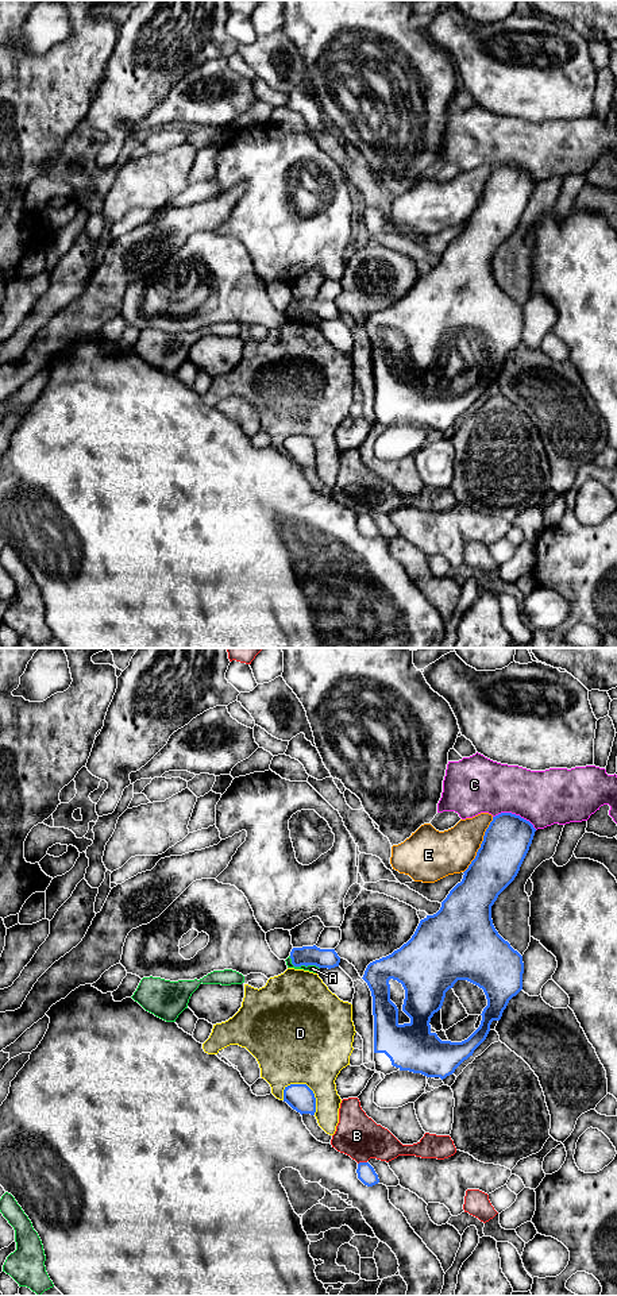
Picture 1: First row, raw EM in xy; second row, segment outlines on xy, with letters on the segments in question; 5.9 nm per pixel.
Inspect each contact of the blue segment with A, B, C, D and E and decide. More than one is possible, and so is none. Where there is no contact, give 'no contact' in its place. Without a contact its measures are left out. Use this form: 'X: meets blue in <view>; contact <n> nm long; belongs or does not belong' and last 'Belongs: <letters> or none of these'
A: meets blue in xy; contact 200 nm long; does not belong
B: meets blue in xy; contact 60 nm long; does not belong
C: meets blue in xy; contact 280 nm long; does not belong
D: meets blue in xy; contact 260 nm long; does not belong
E: meets blue in xy; contact 380 nm long; does not belong
Belongs: none of these

